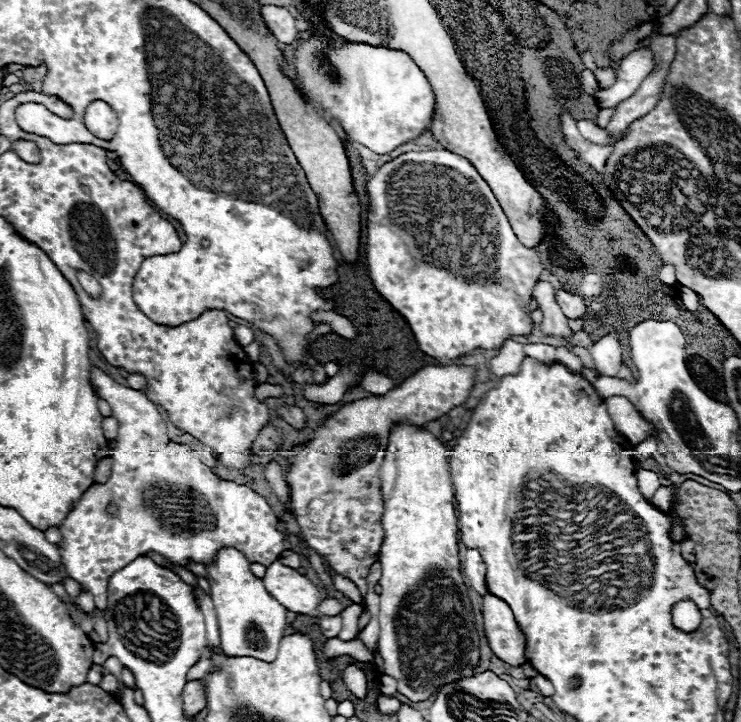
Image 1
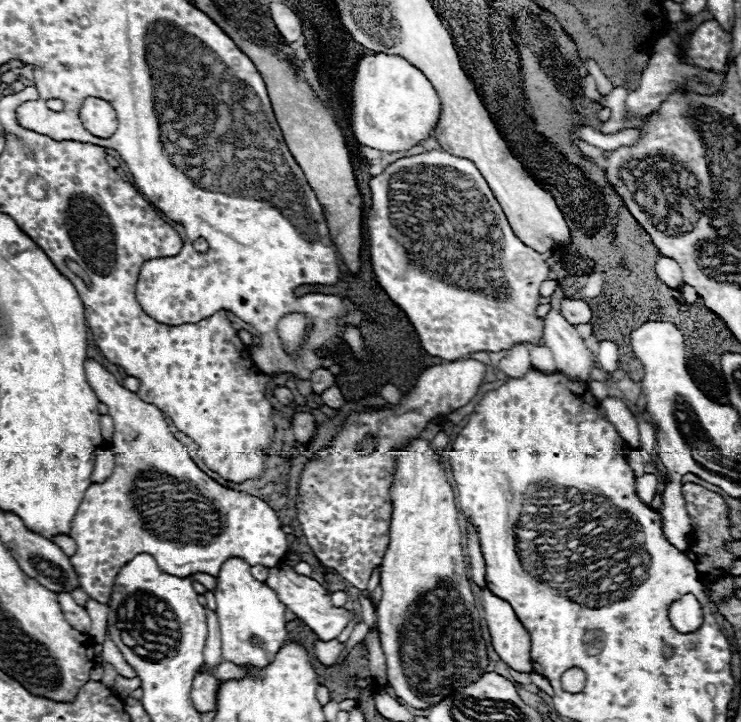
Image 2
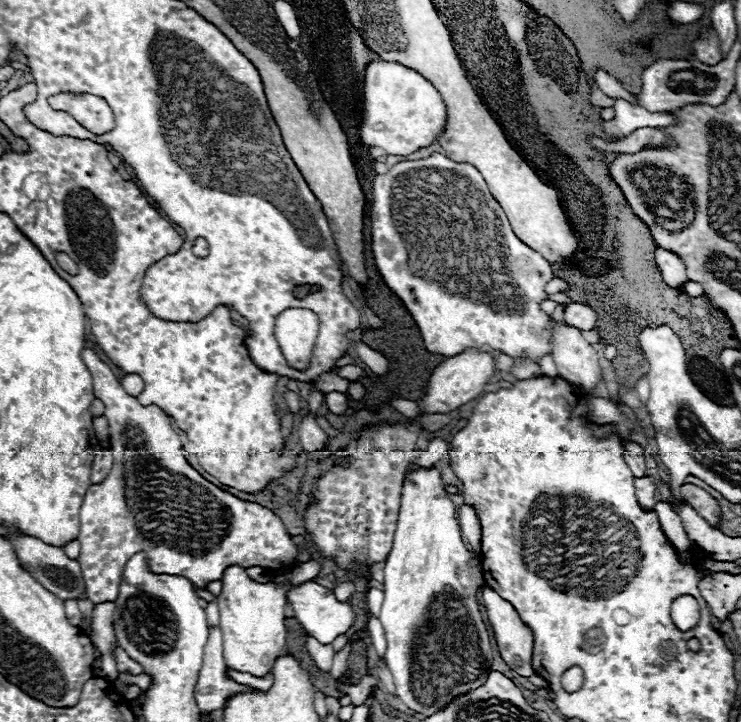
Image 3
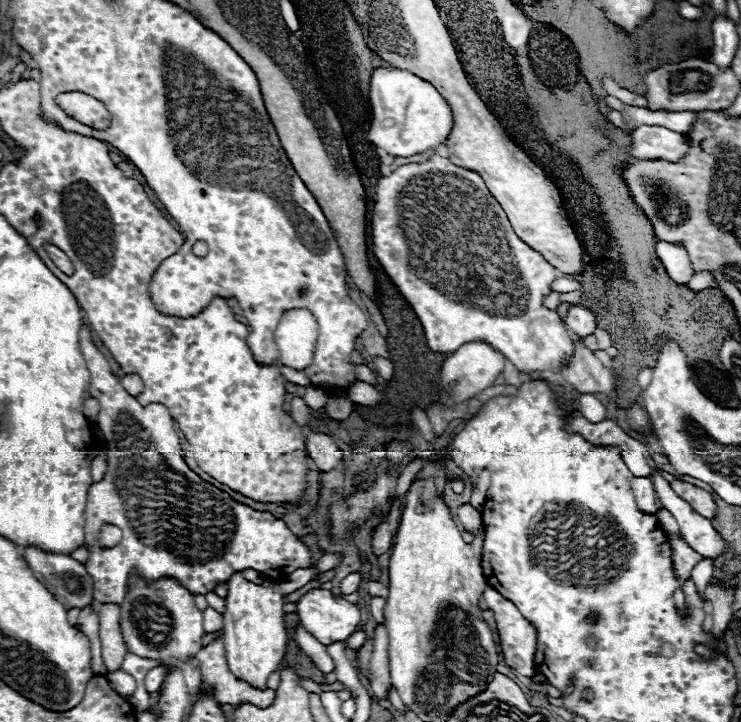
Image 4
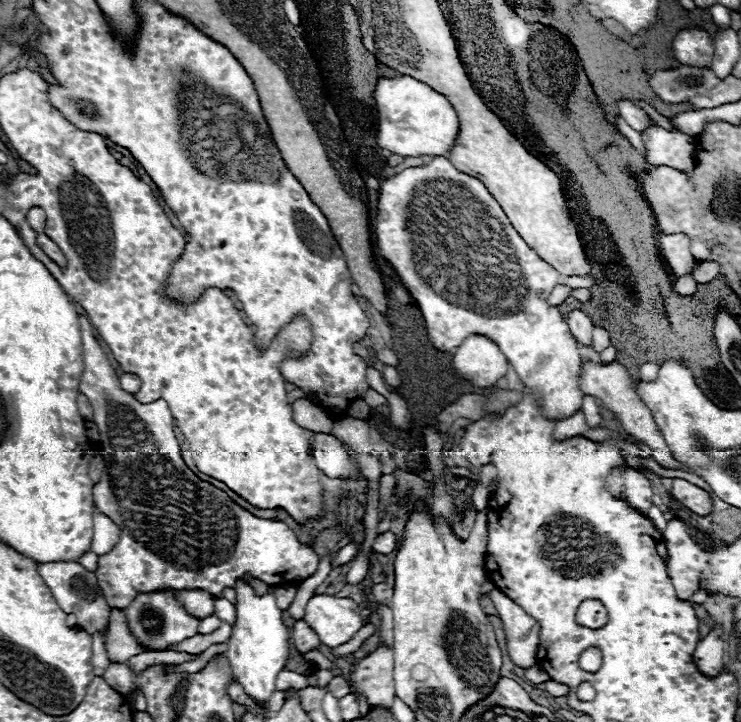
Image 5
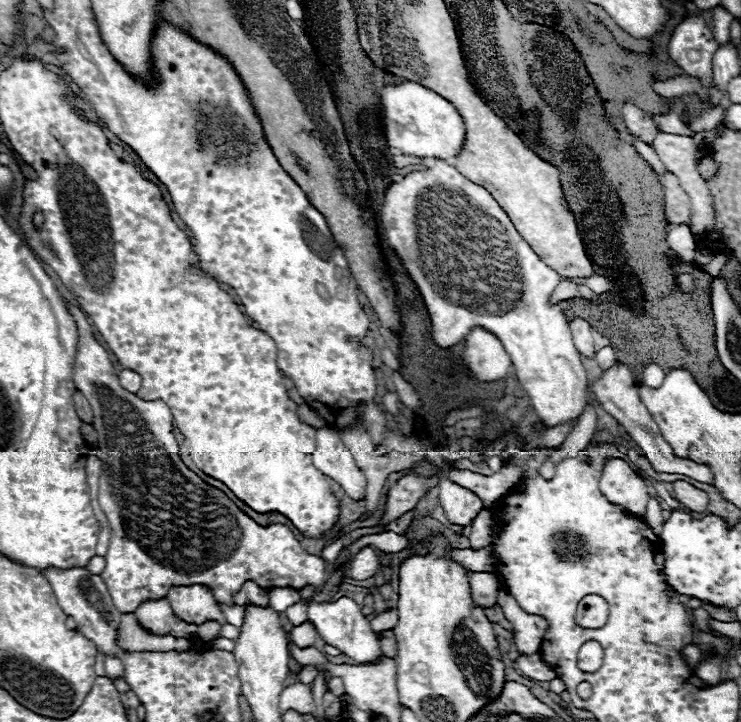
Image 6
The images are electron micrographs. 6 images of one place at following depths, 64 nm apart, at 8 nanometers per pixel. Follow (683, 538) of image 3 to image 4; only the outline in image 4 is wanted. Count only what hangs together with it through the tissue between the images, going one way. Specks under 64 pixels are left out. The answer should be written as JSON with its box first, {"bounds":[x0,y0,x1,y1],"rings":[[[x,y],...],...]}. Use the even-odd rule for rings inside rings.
{"bounds":[658,510,676,532],"rings":[[[658,510],[658,520],[660,520],[660,524],[662,524],[662,530],[664,532],[676,532],[672,526],[676,526],[676,520],[674,520],[674,516],[668,512],[668,510]]]}

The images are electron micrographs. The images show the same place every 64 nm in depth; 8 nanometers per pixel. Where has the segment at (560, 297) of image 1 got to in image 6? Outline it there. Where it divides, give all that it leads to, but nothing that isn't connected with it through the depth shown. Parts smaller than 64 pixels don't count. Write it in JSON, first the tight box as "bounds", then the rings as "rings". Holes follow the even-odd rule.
{"bounds":[570,318,594,356],"rings":[[[574,318],[570,322],[570,330],[572,330],[572,338],[574,338],[574,344],[576,344],[578,352],[586,354],[586,356],[592,356],[594,354],[592,326],[586,320],[582,320],[582,318]]]}

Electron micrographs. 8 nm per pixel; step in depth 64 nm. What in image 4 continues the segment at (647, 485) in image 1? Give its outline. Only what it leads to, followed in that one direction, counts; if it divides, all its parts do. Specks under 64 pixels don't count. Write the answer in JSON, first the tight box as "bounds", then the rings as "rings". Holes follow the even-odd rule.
{"bounds":[632,478,658,512],"rings":[[[634,478],[632,480],[632,492],[634,492],[634,498],[636,498],[636,504],[642,512],[656,512],[658,506],[656,506],[656,490],[654,490],[654,484],[650,478]]]}

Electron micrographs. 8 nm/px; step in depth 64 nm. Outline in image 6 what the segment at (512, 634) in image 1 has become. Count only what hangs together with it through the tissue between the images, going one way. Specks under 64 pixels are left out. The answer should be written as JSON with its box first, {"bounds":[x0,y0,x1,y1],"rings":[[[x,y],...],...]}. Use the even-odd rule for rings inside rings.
{"bounds":[496,590,546,656],"rings":[[[498,590],[498,600],[496,604],[502,608],[506,620],[512,624],[512,634],[514,634],[514,644],[516,644],[516,652],[520,656],[530,656],[534,652],[538,652],[544,630],[546,630],[546,622],[540,616],[528,614],[524,612],[518,602],[504,590]]]}

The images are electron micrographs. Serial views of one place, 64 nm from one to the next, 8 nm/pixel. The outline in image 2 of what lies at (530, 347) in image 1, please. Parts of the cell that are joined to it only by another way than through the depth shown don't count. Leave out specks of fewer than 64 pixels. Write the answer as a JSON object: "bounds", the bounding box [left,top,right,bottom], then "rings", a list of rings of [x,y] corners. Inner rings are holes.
{"bounds":[530,346,556,372],"rings":[[[532,346],[530,348],[530,358],[532,358],[532,364],[538,370],[544,370],[544,372],[554,372],[556,370],[552,350],[548,346]]]}

